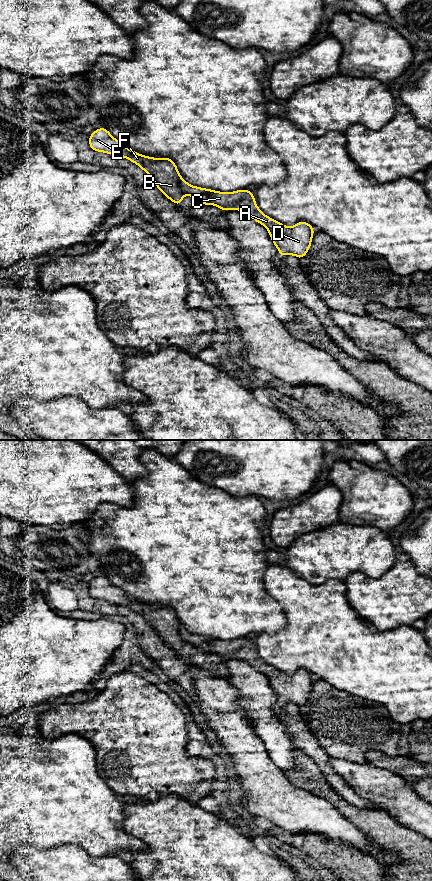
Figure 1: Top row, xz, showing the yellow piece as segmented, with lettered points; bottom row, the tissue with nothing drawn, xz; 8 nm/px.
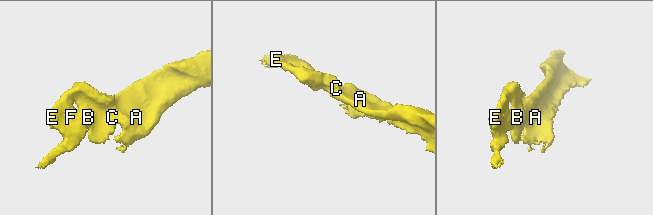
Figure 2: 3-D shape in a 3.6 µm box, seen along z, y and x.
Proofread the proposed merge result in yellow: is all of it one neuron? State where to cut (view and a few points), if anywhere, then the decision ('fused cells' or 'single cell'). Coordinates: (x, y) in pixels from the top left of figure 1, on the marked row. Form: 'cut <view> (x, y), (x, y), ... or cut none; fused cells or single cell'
cut xz (180, 178), (180, 189), (185, 195); fused cells

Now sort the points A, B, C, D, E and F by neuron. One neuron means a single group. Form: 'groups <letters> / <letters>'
groups A C D / B E F

